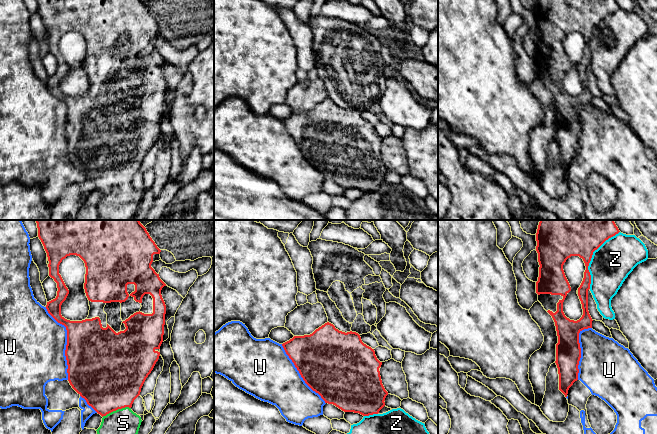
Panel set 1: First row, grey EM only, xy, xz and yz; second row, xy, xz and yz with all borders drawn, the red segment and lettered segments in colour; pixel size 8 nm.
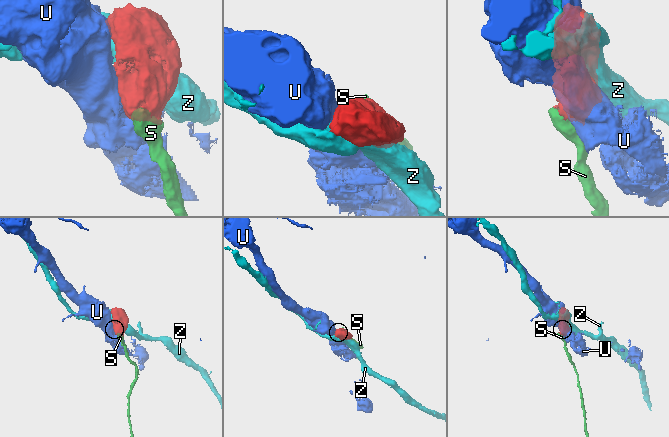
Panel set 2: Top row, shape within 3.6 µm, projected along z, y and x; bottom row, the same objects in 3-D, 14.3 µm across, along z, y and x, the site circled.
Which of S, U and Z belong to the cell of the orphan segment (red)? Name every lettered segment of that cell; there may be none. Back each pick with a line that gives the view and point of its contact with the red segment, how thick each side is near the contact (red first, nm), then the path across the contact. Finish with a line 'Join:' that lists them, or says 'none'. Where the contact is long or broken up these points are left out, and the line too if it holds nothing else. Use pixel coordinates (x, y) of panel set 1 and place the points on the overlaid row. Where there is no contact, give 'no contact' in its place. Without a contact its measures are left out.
S: contact xy (116, 409); calibres 500 and 200 nm
Join: S

